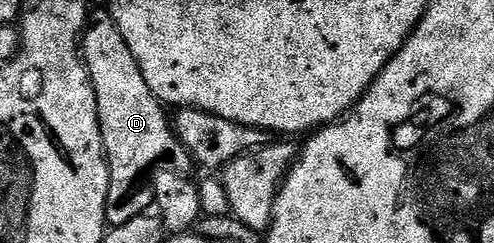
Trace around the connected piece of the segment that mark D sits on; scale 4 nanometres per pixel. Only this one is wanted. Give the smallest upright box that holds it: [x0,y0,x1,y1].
[79,16,191,227]

